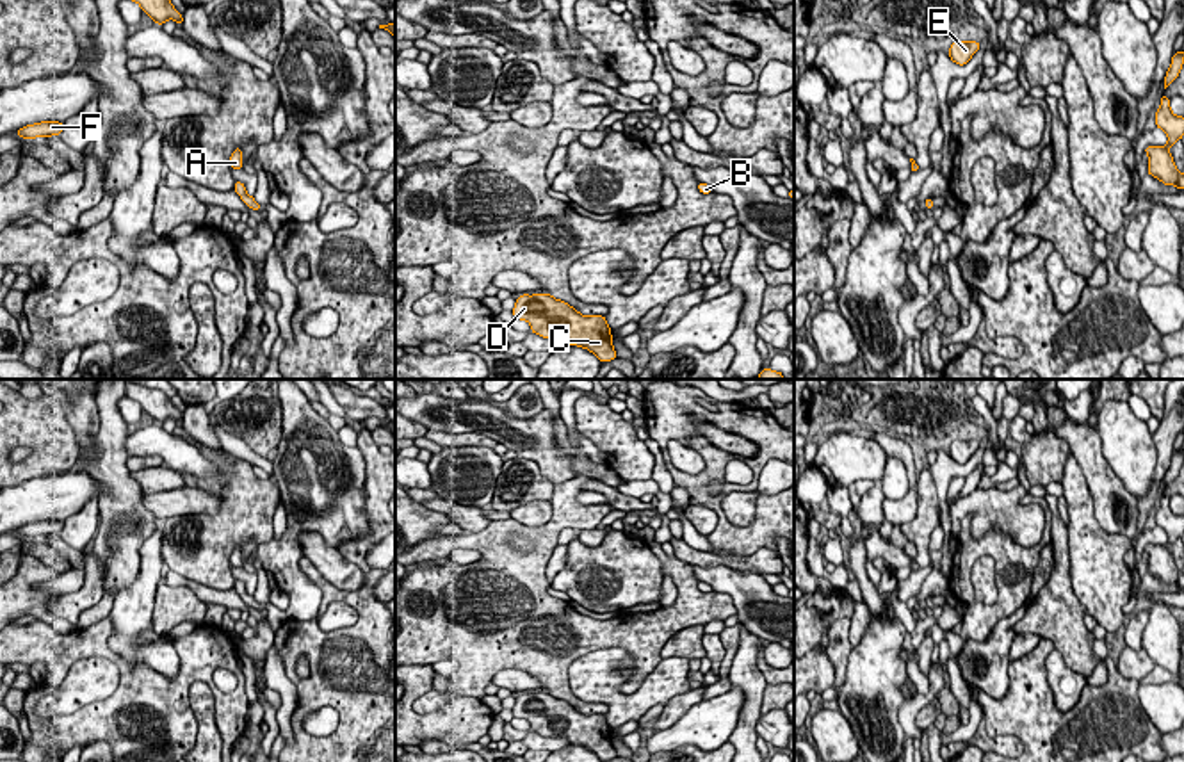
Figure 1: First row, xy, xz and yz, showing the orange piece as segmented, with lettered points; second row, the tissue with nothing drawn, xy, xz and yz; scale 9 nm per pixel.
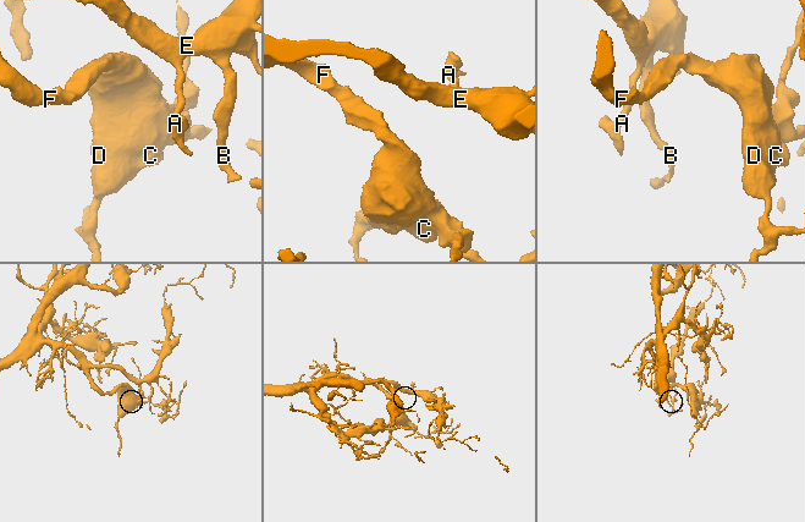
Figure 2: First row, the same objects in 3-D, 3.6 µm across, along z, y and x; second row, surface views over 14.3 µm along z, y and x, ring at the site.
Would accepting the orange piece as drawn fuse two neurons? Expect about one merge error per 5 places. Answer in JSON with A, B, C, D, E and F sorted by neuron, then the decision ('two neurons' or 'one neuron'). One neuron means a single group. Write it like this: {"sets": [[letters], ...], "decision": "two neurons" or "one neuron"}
{"sets": [["A", "B", "C", "D", "E", "F"]], "decision": "one neuron"}

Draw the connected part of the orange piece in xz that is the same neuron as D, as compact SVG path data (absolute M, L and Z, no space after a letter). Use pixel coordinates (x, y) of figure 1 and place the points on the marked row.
M522 294L511 312L515 319L527 320L532 333L584 347L602 363L618 356L604 315L586 317L550 294Z

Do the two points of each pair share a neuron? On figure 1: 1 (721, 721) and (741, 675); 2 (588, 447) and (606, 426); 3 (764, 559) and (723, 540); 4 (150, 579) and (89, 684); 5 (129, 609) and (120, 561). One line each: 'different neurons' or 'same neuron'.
1: different neurons
2: different neurons
3: different neurons
4: different neurons
5: different neurons

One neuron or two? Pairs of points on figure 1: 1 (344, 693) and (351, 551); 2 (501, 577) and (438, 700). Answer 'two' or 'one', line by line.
1: one
2: one

